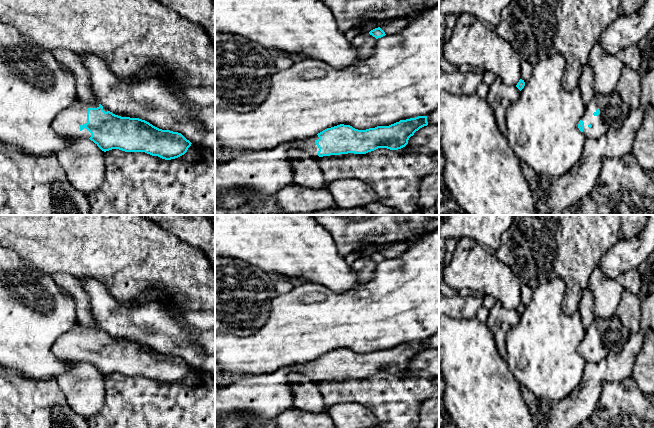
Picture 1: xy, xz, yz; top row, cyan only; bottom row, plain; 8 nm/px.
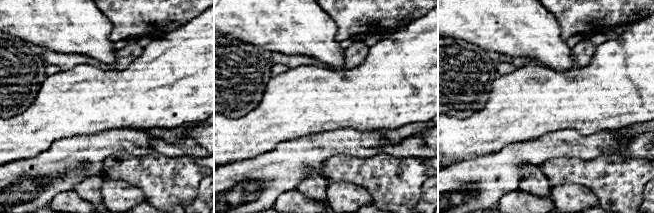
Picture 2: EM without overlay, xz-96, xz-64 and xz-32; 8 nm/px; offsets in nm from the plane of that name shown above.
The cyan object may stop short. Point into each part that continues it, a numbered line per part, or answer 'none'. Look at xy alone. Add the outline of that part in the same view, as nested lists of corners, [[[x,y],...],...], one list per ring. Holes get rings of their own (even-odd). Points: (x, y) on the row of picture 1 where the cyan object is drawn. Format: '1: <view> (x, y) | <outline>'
1: xy (67, 123) | [[[77,97],[71,106],[58,113],[52,122],[52,128],[63,137],[89,139],[91,133],[86,128],[81,131],[80,126],[87,123],[87,109],[97,107],[99,104],[84,103]]]

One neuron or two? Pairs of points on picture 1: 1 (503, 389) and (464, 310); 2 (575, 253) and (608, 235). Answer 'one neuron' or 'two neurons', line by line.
1: two neurons
2: one neuron

